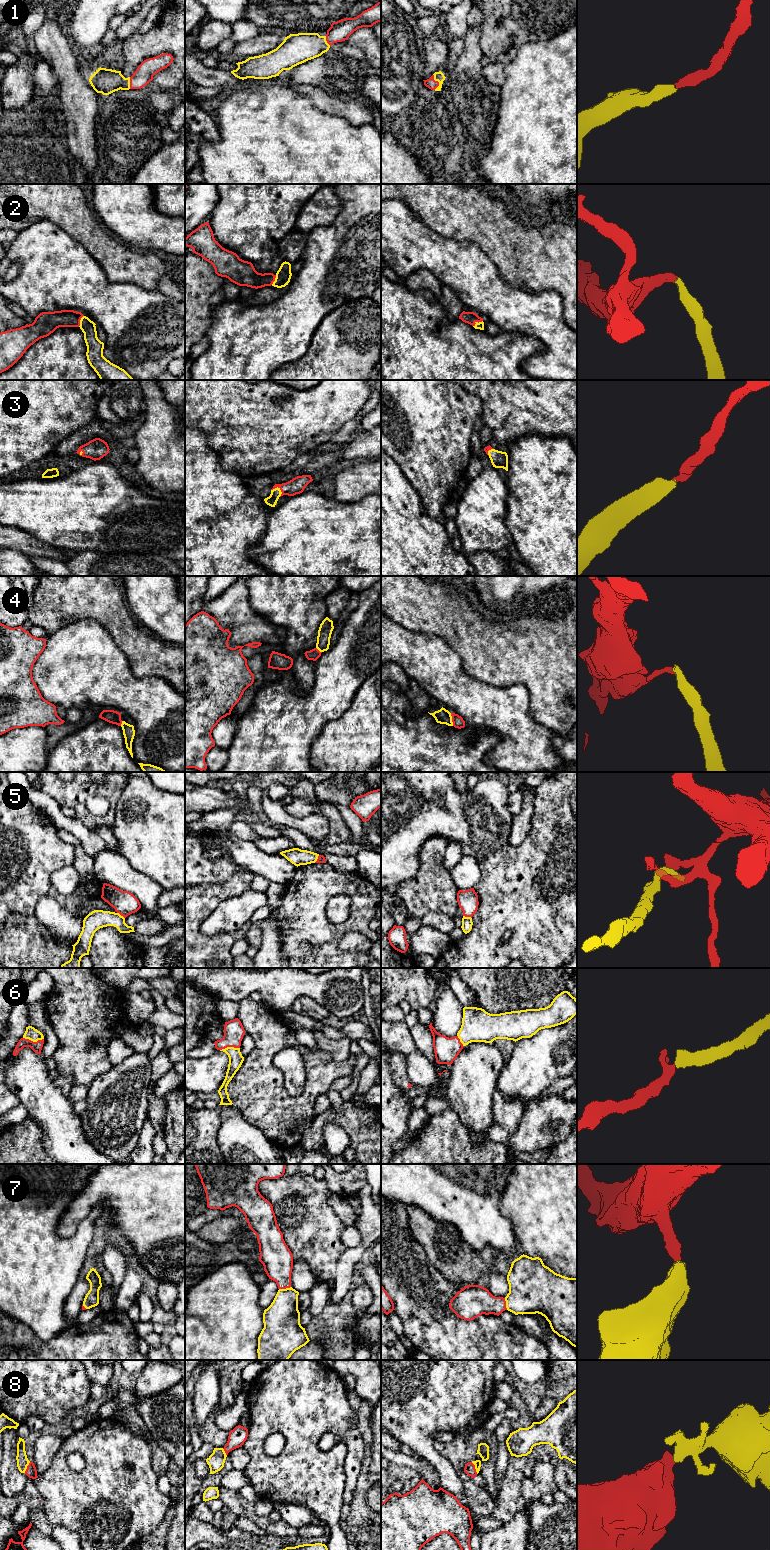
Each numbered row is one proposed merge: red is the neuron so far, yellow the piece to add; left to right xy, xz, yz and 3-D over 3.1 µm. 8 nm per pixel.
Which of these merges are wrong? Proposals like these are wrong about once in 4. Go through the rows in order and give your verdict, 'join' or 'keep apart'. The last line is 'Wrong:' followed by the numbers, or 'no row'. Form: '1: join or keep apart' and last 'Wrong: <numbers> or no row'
1: join
2: join
3: join
4: keep apart
5: keep apart
6: join
7: join
8: join
Wrong: 4, 5

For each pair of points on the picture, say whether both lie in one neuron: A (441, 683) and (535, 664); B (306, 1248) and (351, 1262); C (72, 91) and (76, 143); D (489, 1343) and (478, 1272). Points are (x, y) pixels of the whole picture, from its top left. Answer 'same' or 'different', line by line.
A: different
B: different
C: same
D: different

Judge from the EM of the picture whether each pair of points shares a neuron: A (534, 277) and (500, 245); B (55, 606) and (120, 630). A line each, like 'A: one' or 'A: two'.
A: one
B: one

